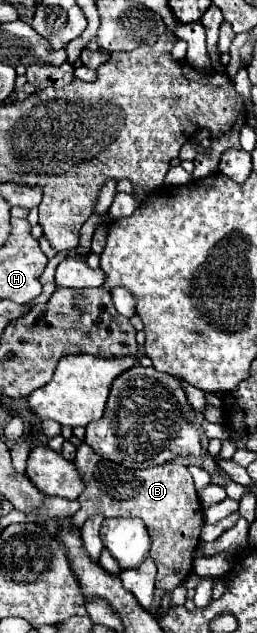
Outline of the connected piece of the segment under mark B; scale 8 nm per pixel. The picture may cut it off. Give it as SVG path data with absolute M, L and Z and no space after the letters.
M85 442L77 448L73 462L85 482L85 490L79 496L81 510L73 516L79 530L89 516L141 516L151 536L151 558L157 564L157 582L161 590L173 590L187 580L193 572L193 556L199 546L199 534L203 526L203 508L199 506L193 476L187 466L159 464L145 470L127 470L115 462L105 462Z

